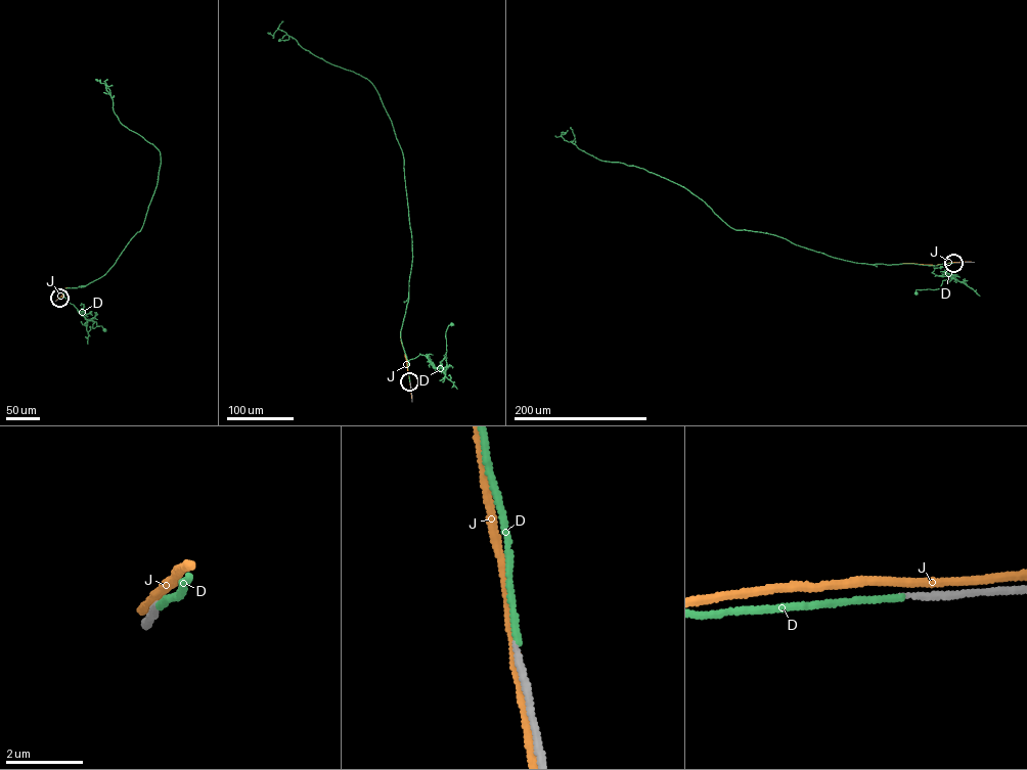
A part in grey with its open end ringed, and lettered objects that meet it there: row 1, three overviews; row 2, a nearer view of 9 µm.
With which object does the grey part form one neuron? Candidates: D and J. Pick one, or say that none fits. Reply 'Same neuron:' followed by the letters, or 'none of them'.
Same neuron: D

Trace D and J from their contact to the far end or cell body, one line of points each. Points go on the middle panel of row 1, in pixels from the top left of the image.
D: (409, 381), (408, 361), (419, 354), (438, 368), (446, 355), (445, 331), (452, 324)
J: (409, 381), (401, 330)

